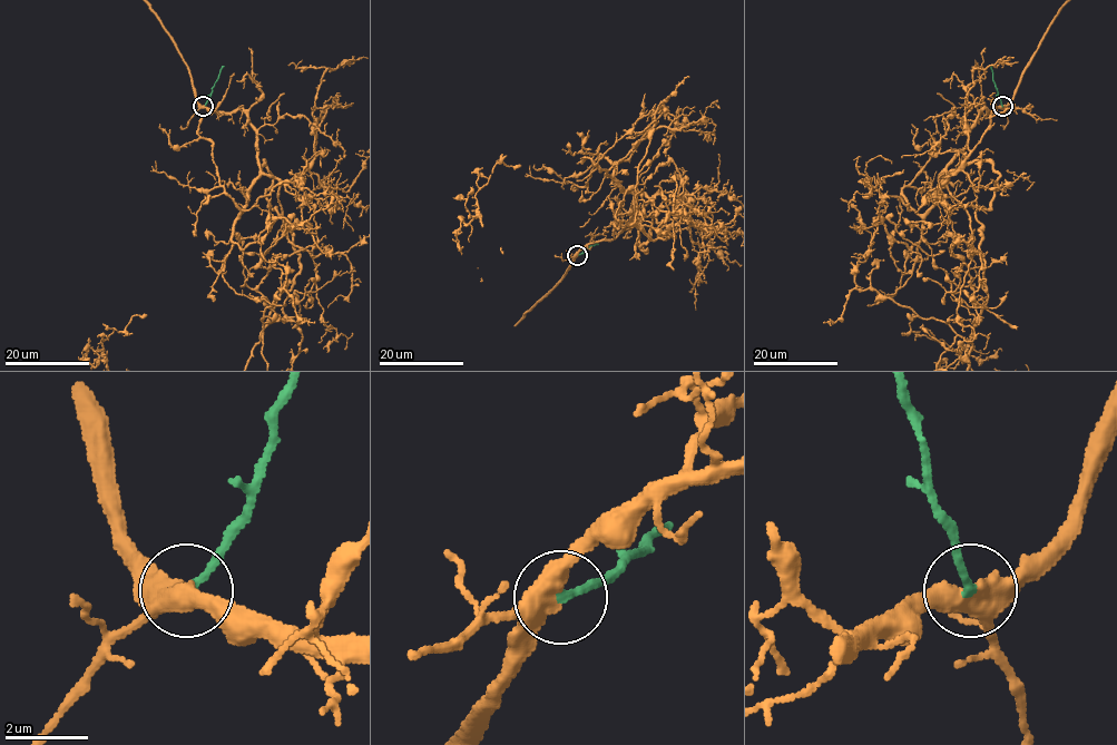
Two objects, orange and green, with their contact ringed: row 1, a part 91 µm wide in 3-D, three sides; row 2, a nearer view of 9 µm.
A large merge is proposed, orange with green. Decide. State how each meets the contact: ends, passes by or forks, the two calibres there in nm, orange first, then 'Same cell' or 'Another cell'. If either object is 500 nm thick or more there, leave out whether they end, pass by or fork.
Thickness 500 nm (orange) against 200 nm. Another cell

